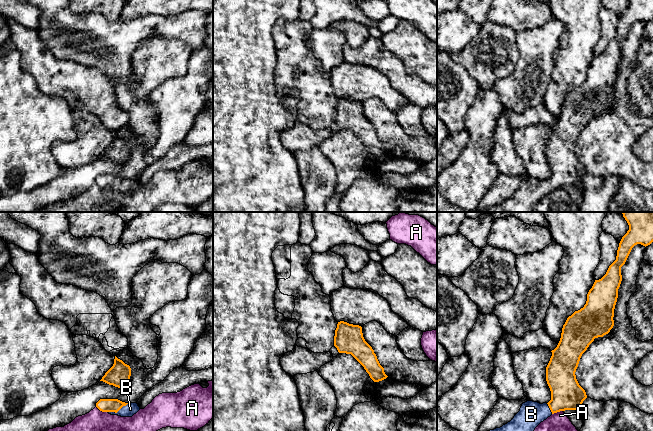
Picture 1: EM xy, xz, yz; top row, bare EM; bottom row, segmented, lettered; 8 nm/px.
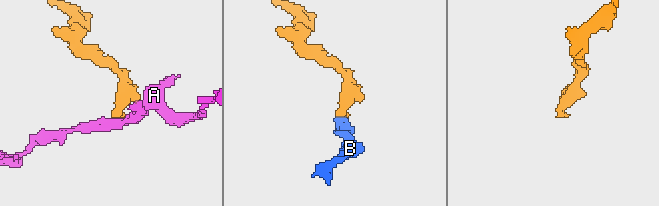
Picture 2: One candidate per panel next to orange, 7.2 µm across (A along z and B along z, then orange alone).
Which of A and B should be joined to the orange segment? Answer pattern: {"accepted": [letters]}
{"accepted": ["B"]}

